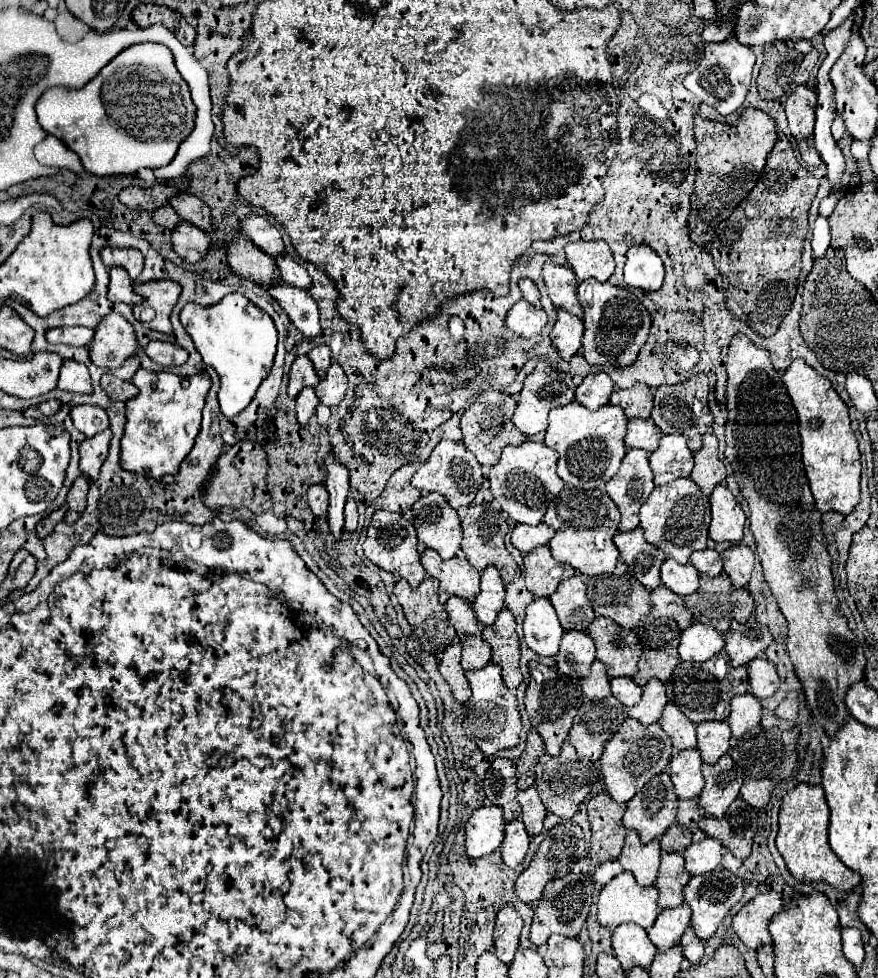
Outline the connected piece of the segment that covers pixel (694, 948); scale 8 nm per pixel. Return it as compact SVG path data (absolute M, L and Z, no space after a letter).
M692 926L684 932L680 948L682 948L686 960L690 960L690 962L700 962L702 956L704 956L704 942L696 936L696 932L692 930Z

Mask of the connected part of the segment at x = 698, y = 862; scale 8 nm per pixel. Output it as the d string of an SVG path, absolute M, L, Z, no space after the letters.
M704 836L698 842L692 842L684 850L684 860L686 860L686 870L696 876L696 874L708 874L716 870L722 862L722 844L716 838Z

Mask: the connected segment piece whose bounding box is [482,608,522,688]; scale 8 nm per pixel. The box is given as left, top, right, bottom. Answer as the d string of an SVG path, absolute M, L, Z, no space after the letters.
M508 608L500 610L496 622L482 630L482 638L492 648L492 662L496 662L502 668L504 684L508 688L518 688L522 682L522 672L514 614Z

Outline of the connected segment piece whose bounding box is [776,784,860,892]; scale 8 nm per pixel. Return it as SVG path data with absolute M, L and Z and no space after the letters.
M798 784L782 798L780 806L780 830L776 836L776 848L782 854L788 870L798 882L826 882L838 892L848 892L860 884L860 876L846 868L828 844L830 808L824 798L822 786Z

